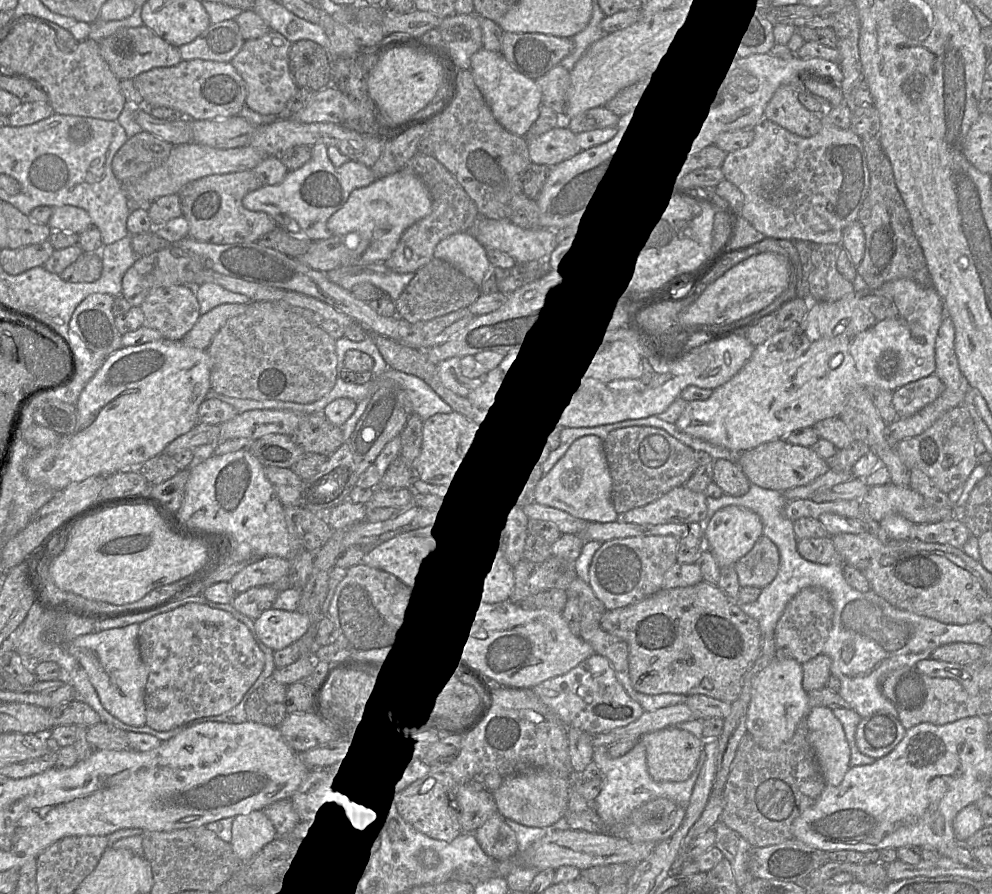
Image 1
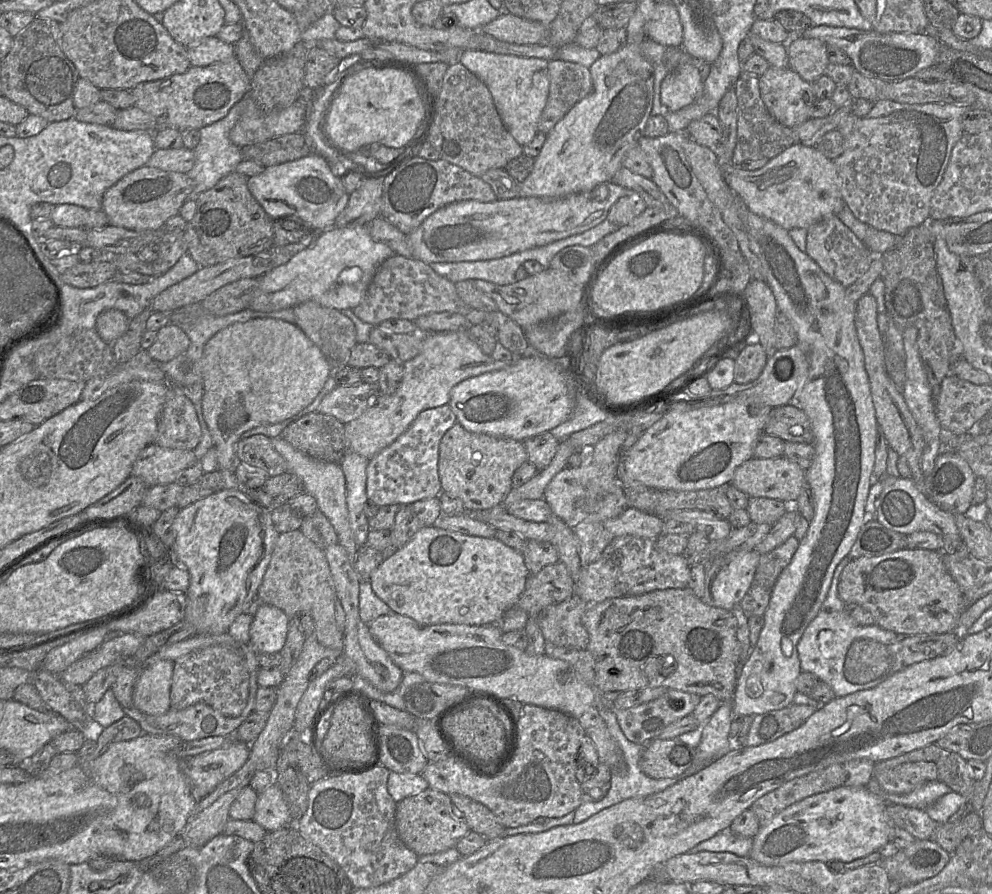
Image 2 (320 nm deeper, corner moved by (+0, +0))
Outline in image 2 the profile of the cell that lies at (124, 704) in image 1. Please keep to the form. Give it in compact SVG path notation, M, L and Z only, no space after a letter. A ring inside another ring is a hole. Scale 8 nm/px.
M171 660L142 665L132 693L133 704L139 711L158 716L170 709L173 666Z

